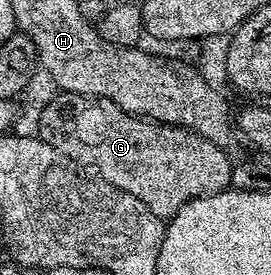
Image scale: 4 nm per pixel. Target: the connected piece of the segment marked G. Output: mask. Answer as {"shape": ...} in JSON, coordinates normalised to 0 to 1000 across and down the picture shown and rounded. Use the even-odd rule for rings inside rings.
{"shape":[[[232,331],[203,345],[159,385],[155,411],[140,422],[137,505],[177,516],[192,545],[221,545],[221,560],[284,596],[292,615],[328,618],[387,669],[487,705],[487,720],[531,735],[531,749],[546,749],[561,778],[624,793],[723,720],[779,713],[849,684],[856,582],[834,571],[838,542],[815,538],[797,516],[686,465],[579,451],[535,422],[494,422],[380,349],[314,349],[303,338]]]}

